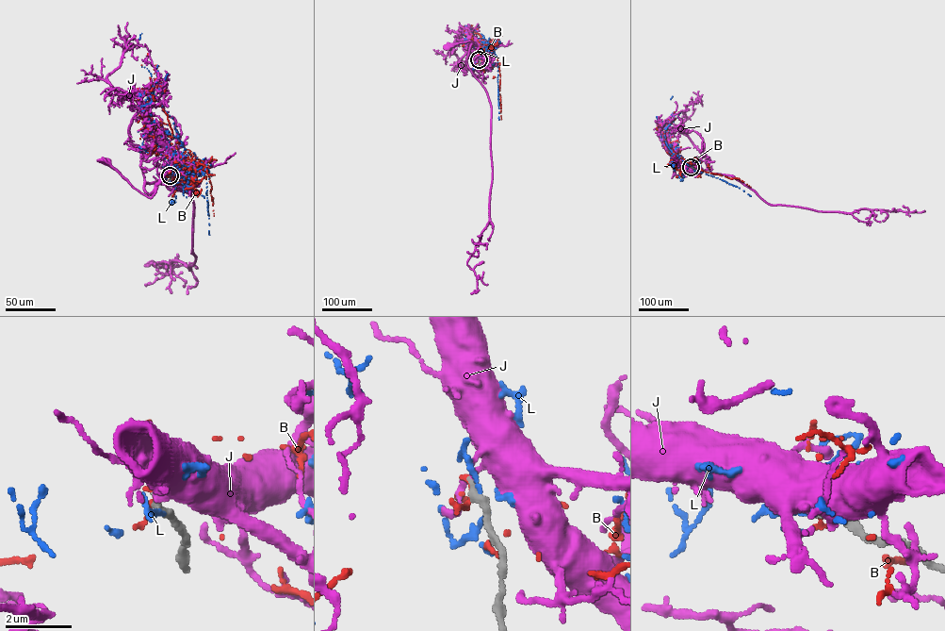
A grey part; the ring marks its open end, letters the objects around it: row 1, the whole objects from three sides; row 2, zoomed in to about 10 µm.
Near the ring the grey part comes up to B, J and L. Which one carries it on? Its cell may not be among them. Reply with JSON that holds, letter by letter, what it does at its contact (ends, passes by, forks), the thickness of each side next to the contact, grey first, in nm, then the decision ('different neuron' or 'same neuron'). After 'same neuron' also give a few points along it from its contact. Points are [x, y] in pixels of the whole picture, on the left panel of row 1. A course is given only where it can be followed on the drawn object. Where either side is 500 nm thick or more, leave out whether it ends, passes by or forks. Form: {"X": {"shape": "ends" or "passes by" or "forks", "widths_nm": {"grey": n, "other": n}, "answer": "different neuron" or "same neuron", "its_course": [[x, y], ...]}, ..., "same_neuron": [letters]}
{"B": {"shape": "ends", "widths_nm": {"grey": 280, "other": 160}, "answer": "different neuron"}, "J": {"shape": "ends", "widths_nm": {"grey": 260, "other": 150}, "answer": "different neuron"}, "L": {"shape": "passes by", "widths_nm": {"grey": 300, "other": 120}, "answer": "different neuron"}, "same_neuron": []}

